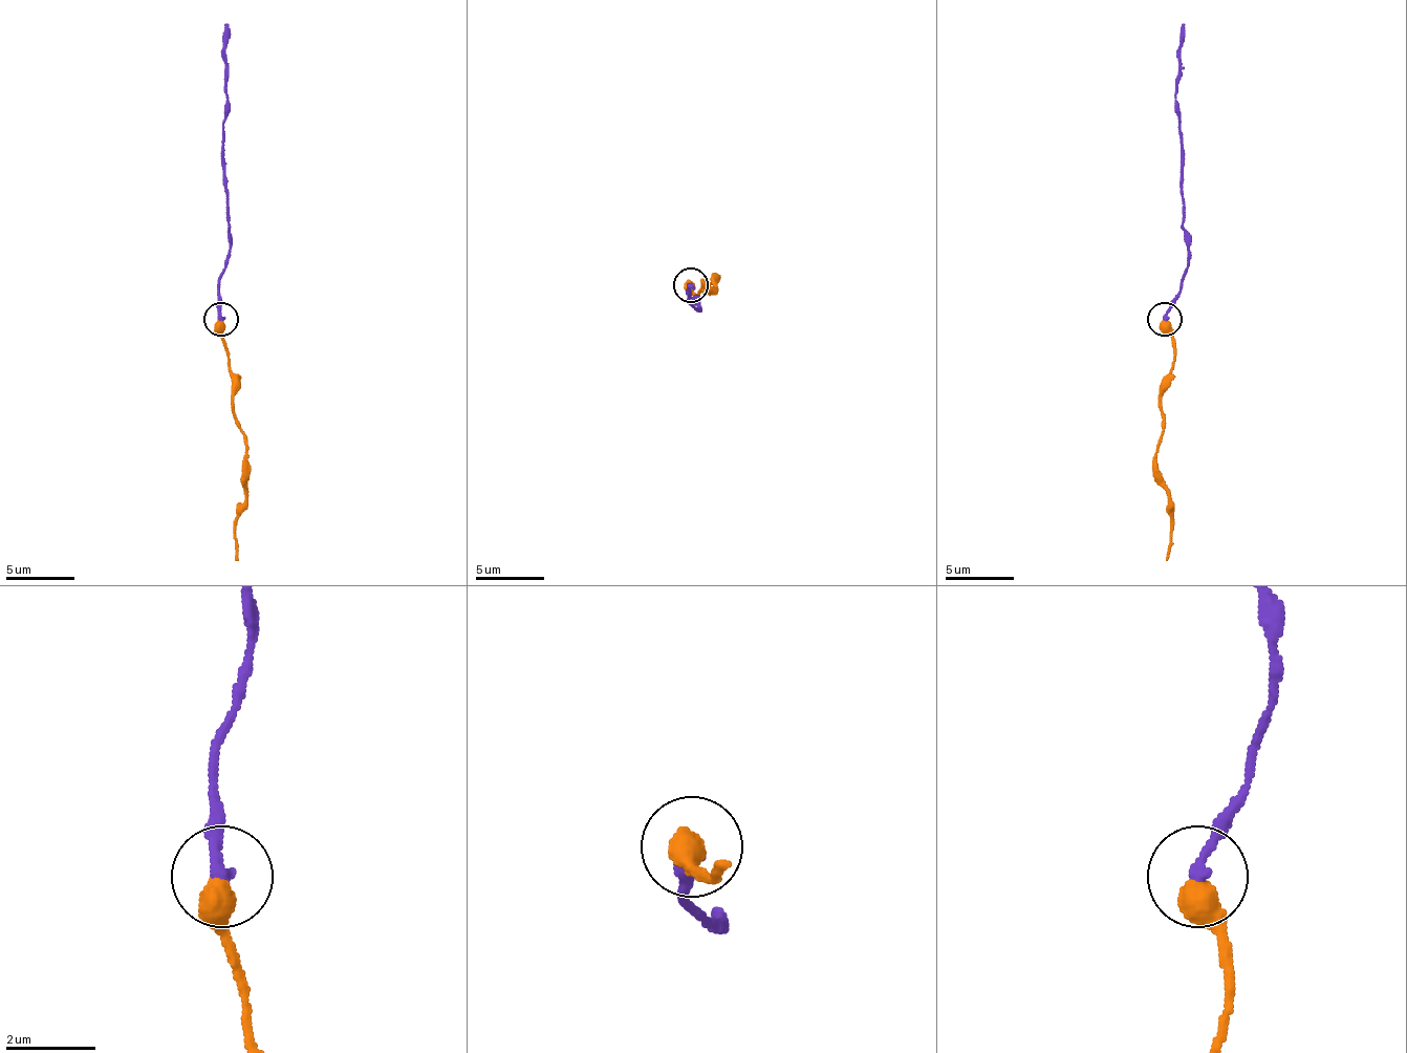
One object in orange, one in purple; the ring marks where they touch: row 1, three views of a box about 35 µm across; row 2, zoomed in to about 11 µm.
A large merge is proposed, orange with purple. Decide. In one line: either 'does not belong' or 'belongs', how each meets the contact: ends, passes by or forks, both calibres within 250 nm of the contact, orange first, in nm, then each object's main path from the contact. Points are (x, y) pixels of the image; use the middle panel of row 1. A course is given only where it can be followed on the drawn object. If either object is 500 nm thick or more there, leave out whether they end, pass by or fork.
belongs; calibres 550 and 280 nm; course orange (690, 284), (697, 295), (704, 281), (714, 278), (711, 292), (704, 287); course purple (690, 284), (690, 302), (697, 308), (693, 302), (697, 295), (697, 305)

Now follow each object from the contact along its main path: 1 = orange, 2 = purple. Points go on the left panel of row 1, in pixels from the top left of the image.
1: (220, 320), (244, 448), (244, 492), (234, 561)
2: (220, 320), (220, 275), (228, 264), (223, 112), (228, 99), (228, 23)

